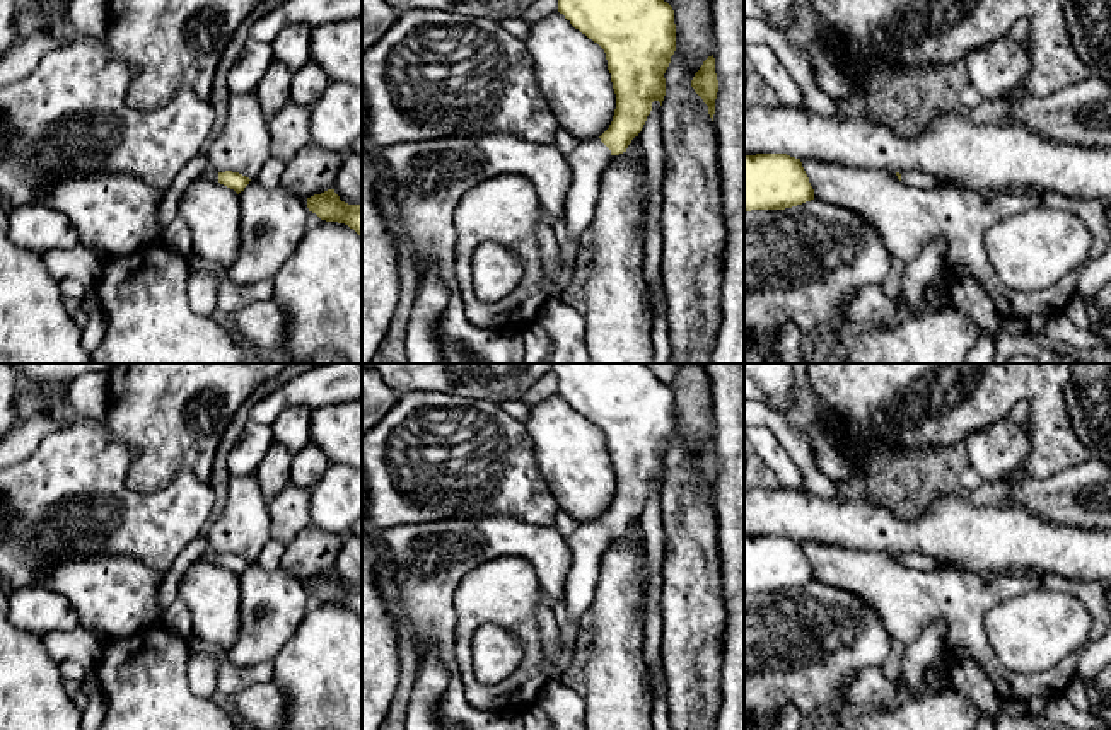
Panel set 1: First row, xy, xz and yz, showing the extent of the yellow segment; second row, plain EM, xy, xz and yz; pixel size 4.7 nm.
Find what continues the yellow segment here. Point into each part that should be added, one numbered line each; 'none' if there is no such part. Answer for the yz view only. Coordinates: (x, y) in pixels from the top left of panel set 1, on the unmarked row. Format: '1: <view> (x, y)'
1: yz (912, 560)

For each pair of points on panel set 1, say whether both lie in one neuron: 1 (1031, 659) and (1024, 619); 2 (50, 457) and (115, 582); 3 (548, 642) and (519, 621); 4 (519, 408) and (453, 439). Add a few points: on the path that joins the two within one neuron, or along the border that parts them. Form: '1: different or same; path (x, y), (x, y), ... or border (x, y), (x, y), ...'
1: same; path (1031, 648), (1029, 630)
2: different; border (62, 551), (75, 555), (127, 555), (140, 561)
3: different; border (540, 594), (536, 628), (541, 669), (546, 674)
4: different; border (499, 405), (524, 422)

